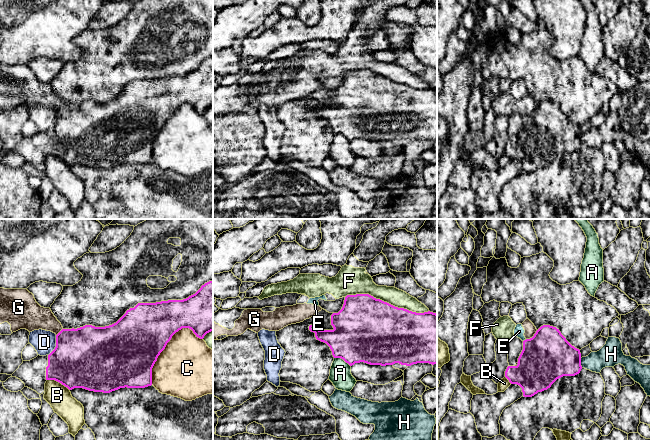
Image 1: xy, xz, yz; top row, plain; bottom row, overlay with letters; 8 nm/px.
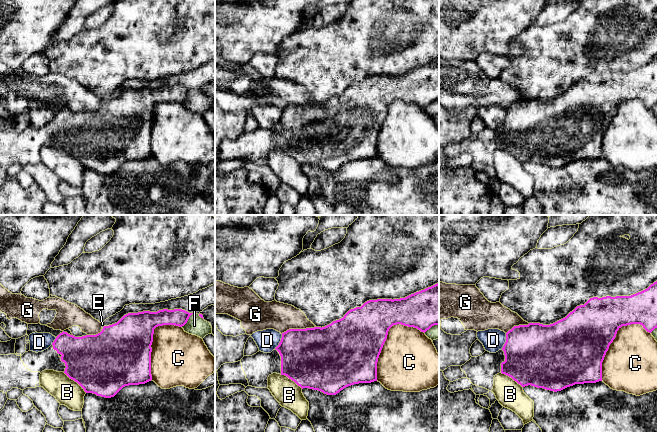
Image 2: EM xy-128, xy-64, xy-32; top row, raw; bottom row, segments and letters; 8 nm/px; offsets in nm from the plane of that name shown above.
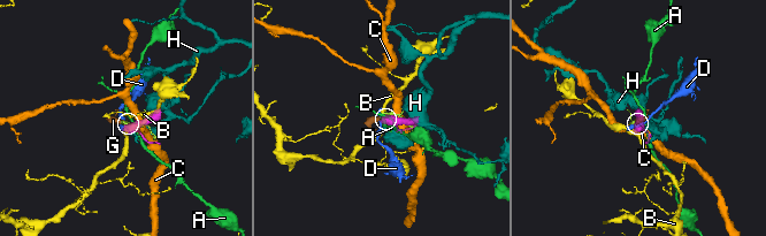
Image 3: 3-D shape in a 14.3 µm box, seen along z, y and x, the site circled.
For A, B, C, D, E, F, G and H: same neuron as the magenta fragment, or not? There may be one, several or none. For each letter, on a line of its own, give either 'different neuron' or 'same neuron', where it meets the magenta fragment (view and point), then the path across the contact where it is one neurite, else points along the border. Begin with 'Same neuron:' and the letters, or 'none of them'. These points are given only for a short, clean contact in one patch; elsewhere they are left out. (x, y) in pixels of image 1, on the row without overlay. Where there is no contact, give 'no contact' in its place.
Same neuron: none of them
A: different neuron | xz (342, 134)
B: different neuron | xy (58, 157)
C: different neuron | xy (166, 120)
D: different neuron | xy (56, 121) | along xy (56, 111), (56, 122), (48, 131)
E: different neuron | yz (524, 116) | along yz (526, 115), (523, 117)
F: different neuron | xz (386, 78)
G: different neuron | yz (533, 112) | along yz (537, 106), (531, 113), (526, 115)
H: different neuron | yz (580, 139)

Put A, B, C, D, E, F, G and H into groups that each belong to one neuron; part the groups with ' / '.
A / B / C / D / E F G / H

